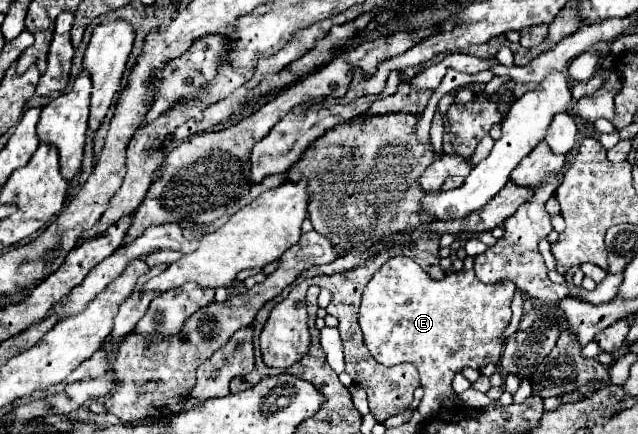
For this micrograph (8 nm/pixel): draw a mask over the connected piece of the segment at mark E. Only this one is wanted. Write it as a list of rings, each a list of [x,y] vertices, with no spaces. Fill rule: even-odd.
[[[402,256],[390,258],[368,282],[358,322],[364,332],[364,344],[370,354],[384,366],[396,366],[396,362],[412,362],[420,372],[420,384],[424,388],[424,398],[418,412],[424,418],[432,418],[440,412],[438,398],[450,398],[452,378],[458,370],[470,366],[480,370],[486,364],[496,364],[502,356],[502,332],[510,324],[512,312],[510,302],[516,286],[510,280],[484,284],[476,278],[474,270],[454,270],[442,280],[432,280],[414,260],[402,260]]]

